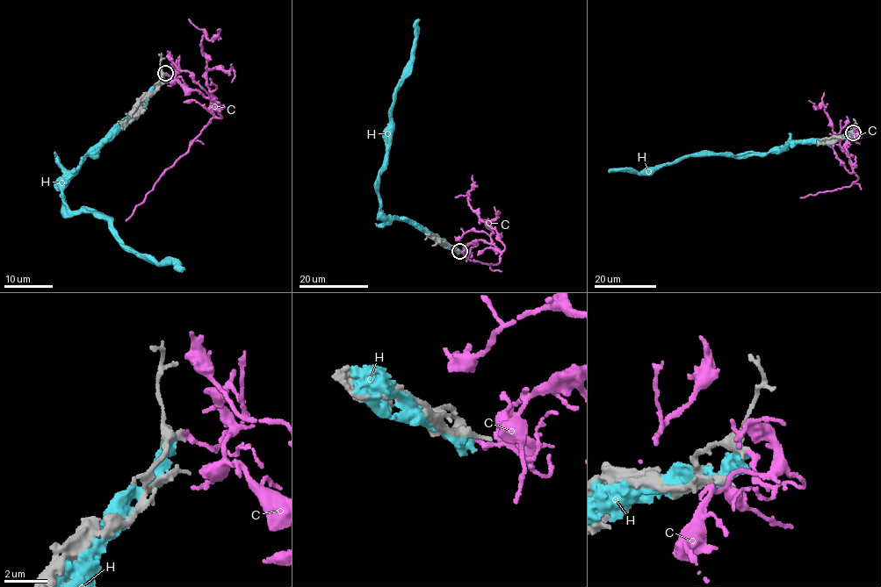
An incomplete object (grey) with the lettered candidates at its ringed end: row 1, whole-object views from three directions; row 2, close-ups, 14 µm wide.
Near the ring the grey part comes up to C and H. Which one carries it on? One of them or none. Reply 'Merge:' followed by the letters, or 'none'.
Merge: C

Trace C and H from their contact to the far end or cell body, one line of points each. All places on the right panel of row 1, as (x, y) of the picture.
C: (852, 132), (856, 139), (851, 136), (845, 146), (852, 173), (833, 148), (833, 123), (825, 109), (808, 100)
H: (851, 132), (840, 138), (795, 140), (768, 153), (682, 157), (670, 163), (639, 172), (609, 169)

